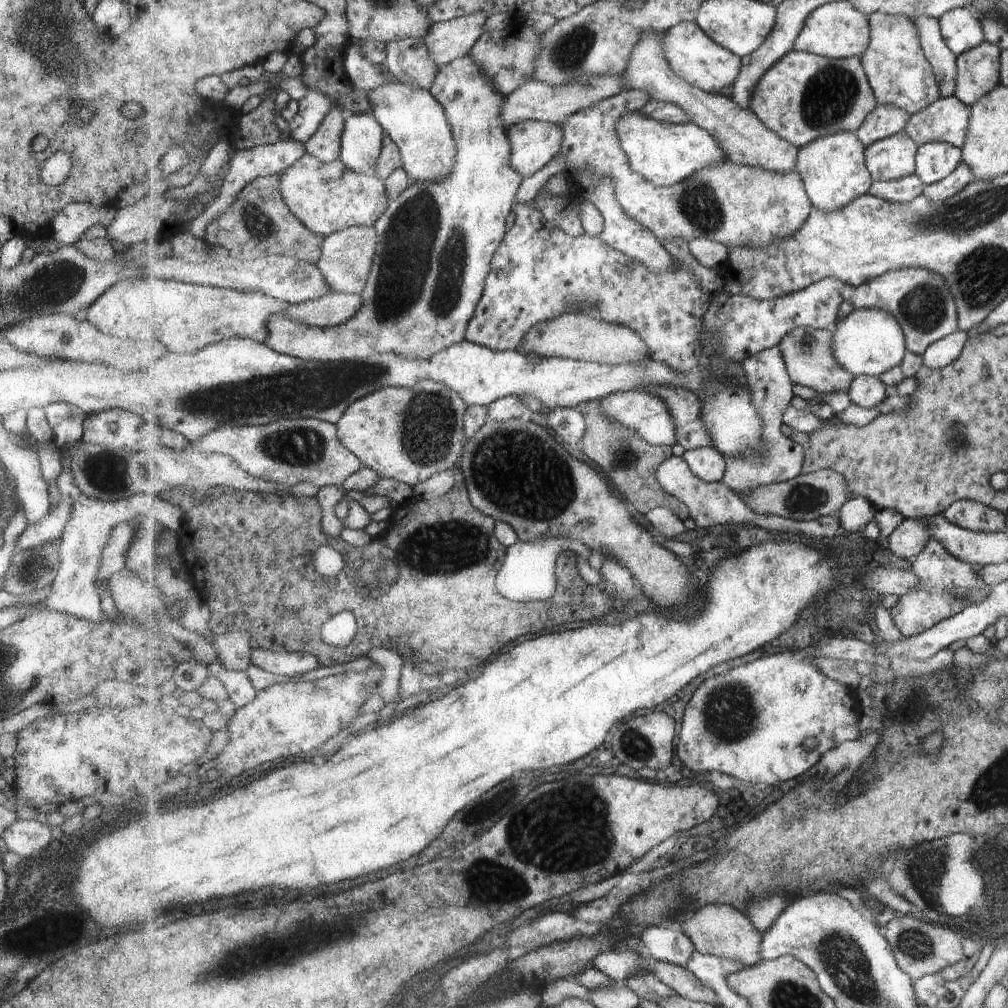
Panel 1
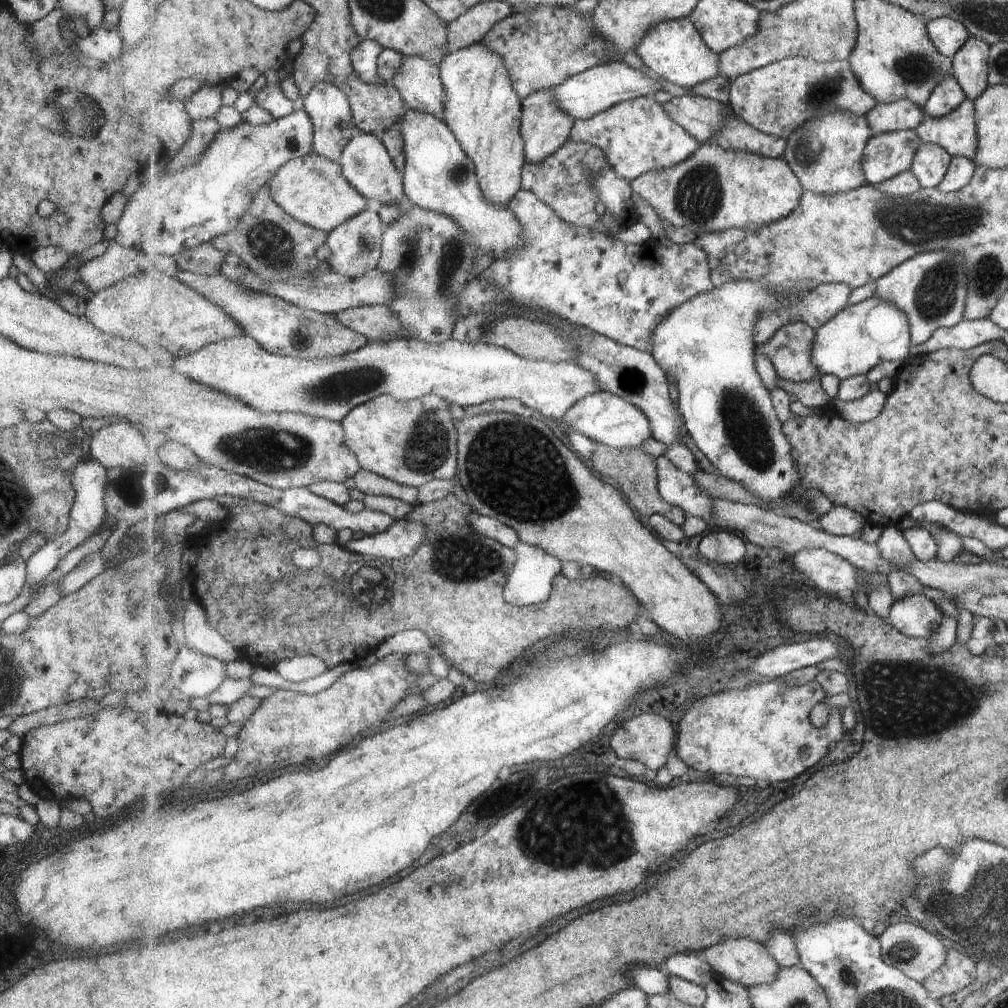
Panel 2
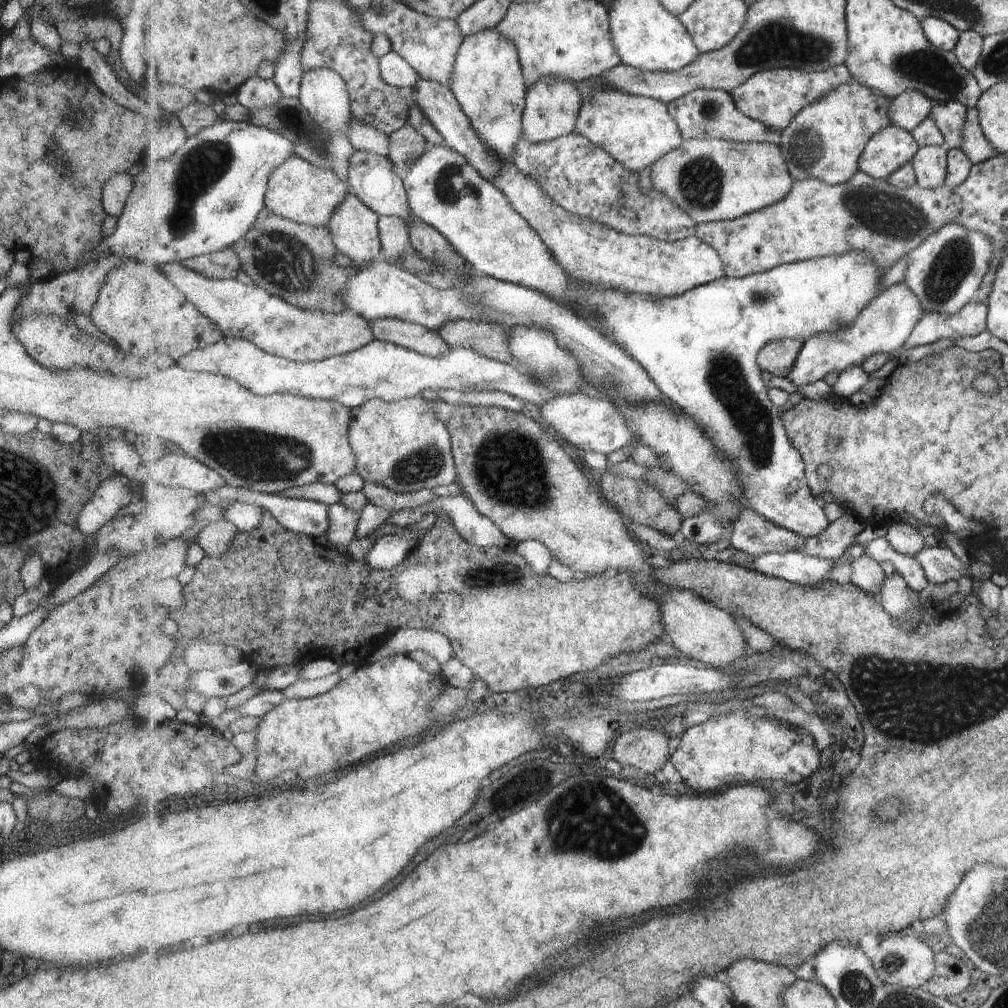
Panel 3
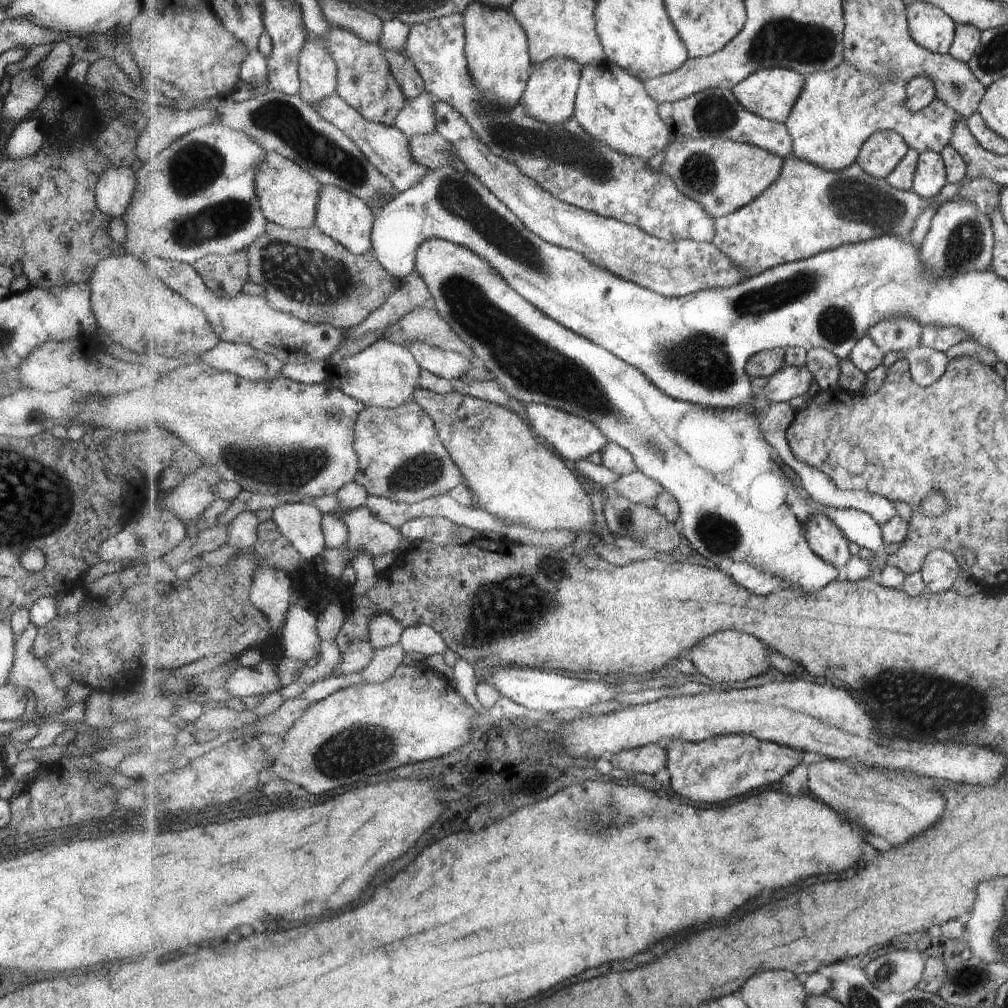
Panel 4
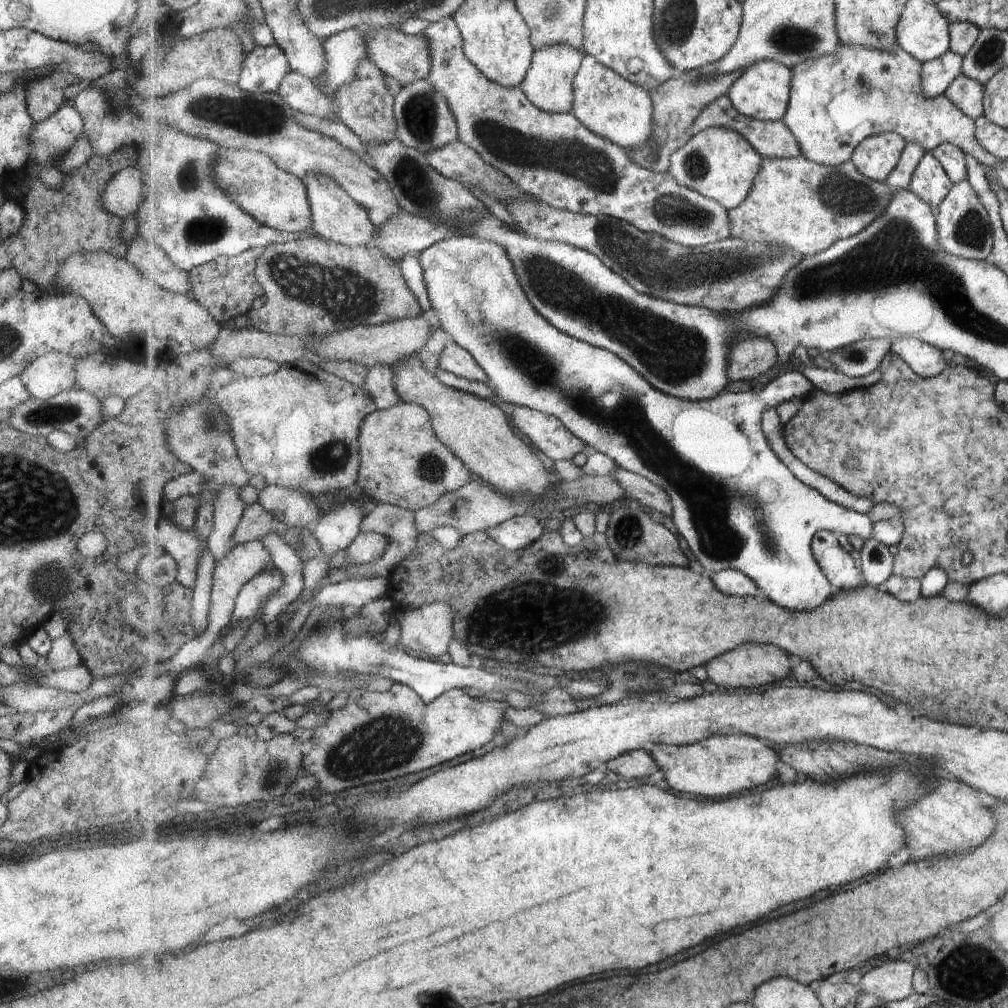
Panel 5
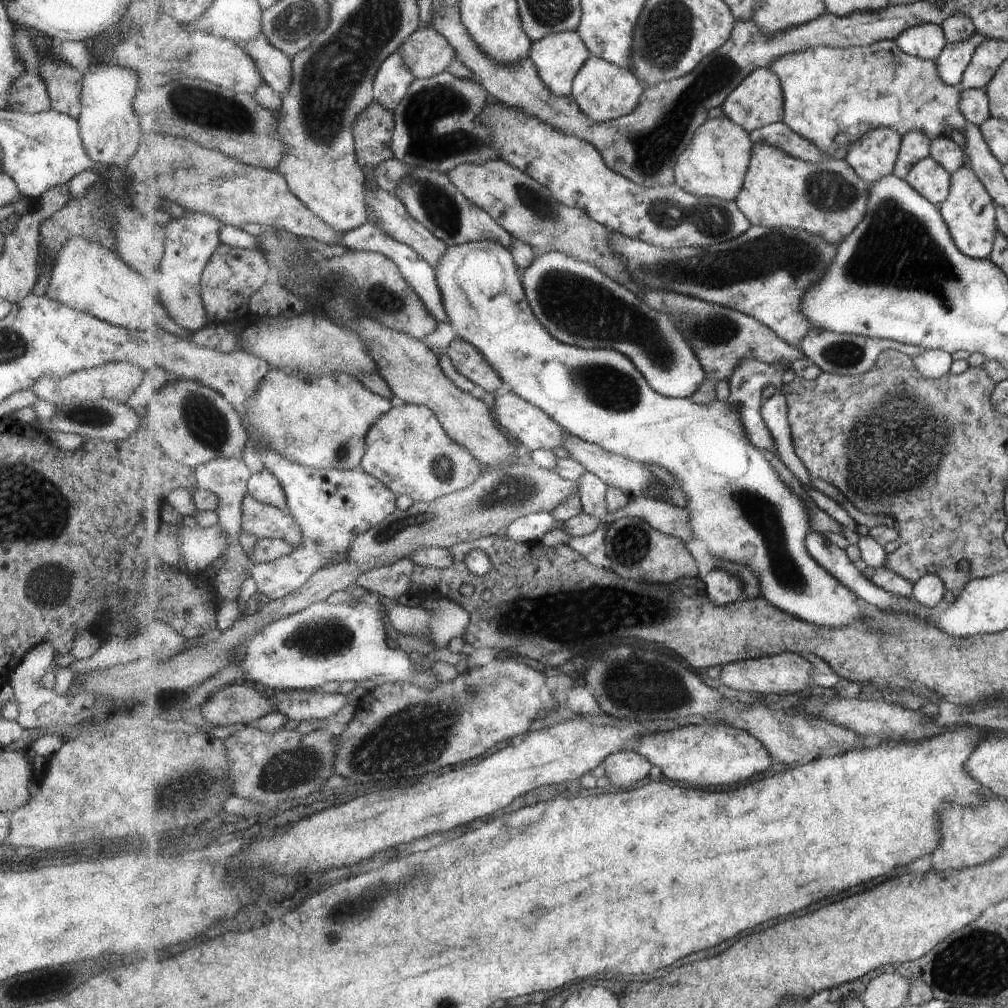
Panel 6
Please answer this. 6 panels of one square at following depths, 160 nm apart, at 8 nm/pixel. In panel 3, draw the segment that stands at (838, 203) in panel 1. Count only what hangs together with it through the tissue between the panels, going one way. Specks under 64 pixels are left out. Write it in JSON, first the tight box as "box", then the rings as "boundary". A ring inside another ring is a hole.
{"box":[779,77,893,186],"boundary":[[[853,77],[849,84],[833,88],[821,96],[821,100],[801,110],[783,132],[779,145],[793,179],[817,178],[831,186],[853,180],[860,170],[861,156],[869,140],[891,125],[891,118],[887,114],[891,104],[893,99],[881,96],[877,90],[863,86]]]}

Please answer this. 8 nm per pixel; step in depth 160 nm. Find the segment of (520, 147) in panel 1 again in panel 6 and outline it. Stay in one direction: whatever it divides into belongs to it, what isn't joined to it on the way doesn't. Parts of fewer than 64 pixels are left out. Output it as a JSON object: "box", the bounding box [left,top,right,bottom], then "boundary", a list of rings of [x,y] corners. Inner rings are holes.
{"box":[530,31,592,97],"boundary":[[[577,31],[550,34],[532,44],[530,59],[536,64],[539,76],[544,83],[560,97],[572,94],[572,86],[579,71],[591,58],[592,52]]]}

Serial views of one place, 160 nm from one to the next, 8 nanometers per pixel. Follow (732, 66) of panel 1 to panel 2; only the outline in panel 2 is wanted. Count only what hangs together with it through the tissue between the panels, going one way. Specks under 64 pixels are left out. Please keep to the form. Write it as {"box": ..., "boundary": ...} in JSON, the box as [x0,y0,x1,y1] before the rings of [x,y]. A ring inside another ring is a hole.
{"box":[634,17,720,88],"boundary":[[[689,17],[660,22],[651,27],[634,52],[659,77],[676,85],[693,88],[720,75],[720,54],[709,48]]]}

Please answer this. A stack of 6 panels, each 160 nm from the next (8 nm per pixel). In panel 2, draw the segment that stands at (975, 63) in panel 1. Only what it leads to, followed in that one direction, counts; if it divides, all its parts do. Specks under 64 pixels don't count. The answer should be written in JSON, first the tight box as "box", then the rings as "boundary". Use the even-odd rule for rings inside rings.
{"box":[951,36,990,101],"boundary":[[[970,36],[951,60],[951,74],[970,101],[987,90],[987,58],[990,45]]]}

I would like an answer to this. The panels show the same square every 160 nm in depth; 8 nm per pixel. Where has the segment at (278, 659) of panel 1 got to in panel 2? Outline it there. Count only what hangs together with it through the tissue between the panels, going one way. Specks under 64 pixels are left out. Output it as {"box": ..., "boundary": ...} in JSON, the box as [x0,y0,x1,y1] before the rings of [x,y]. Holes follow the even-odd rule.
{"box":[273,655,329,683],"boundary":[[[301,655],[281,661],[273,666],[288,681],[302,683],[325,674],[329,670],[327,663],[315,655]]]}

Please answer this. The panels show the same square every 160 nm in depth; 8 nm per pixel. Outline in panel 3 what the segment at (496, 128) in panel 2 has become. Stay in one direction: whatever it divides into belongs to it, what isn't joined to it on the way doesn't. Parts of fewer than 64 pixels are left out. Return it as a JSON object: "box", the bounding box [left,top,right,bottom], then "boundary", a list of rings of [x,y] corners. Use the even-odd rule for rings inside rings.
{"box":[449,29,528,164],"boundary":[[[495,29],[467,36],[461,44],[460,52],[457,52],[449,86],[460,101],[463,112],[471,120],[481,142],[501,162],[516,164],[515,148],[524,136],[523,116],[528,88],[515,44]]]}

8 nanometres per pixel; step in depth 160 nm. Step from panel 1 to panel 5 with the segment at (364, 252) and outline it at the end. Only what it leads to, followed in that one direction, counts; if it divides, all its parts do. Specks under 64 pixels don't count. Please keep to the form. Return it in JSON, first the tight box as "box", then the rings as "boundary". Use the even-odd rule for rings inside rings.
{"box":[301,173,377,247],"boundary":[[[311,173],[306,174],[301,180],[312,204],[313,228],[323,239],[352,247],[369,247],[373,244],[377,228],[368,215],[368,209],[347,192],[335,177],[327,173]]]}

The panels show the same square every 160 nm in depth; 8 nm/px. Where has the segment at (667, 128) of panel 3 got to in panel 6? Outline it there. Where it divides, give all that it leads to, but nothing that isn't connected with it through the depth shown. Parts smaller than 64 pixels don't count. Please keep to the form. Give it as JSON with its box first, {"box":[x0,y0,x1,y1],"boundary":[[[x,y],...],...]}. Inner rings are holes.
{"box":[572,55,645,121],"boundary":[[[593,55],[579,71],[572,86],[572,95],[577,104],[582,108],[582,111],[585,111],[596,121],[610,121],[632,113],[640,103],[641,95],[645,91],[645,86],[641,84],[631,69],[611,64],[601,57]]]}

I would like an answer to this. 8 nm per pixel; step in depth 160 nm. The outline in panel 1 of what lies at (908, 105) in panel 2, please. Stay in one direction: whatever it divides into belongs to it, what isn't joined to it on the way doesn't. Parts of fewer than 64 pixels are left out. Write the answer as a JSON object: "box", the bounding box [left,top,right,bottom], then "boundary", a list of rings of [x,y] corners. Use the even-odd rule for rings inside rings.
{"box":[856,103,911,148],"boundary":[[[878,103],[856,133],[868,148],[880,140],[905,131],[911,117],[906,110],[895,104]]]}

